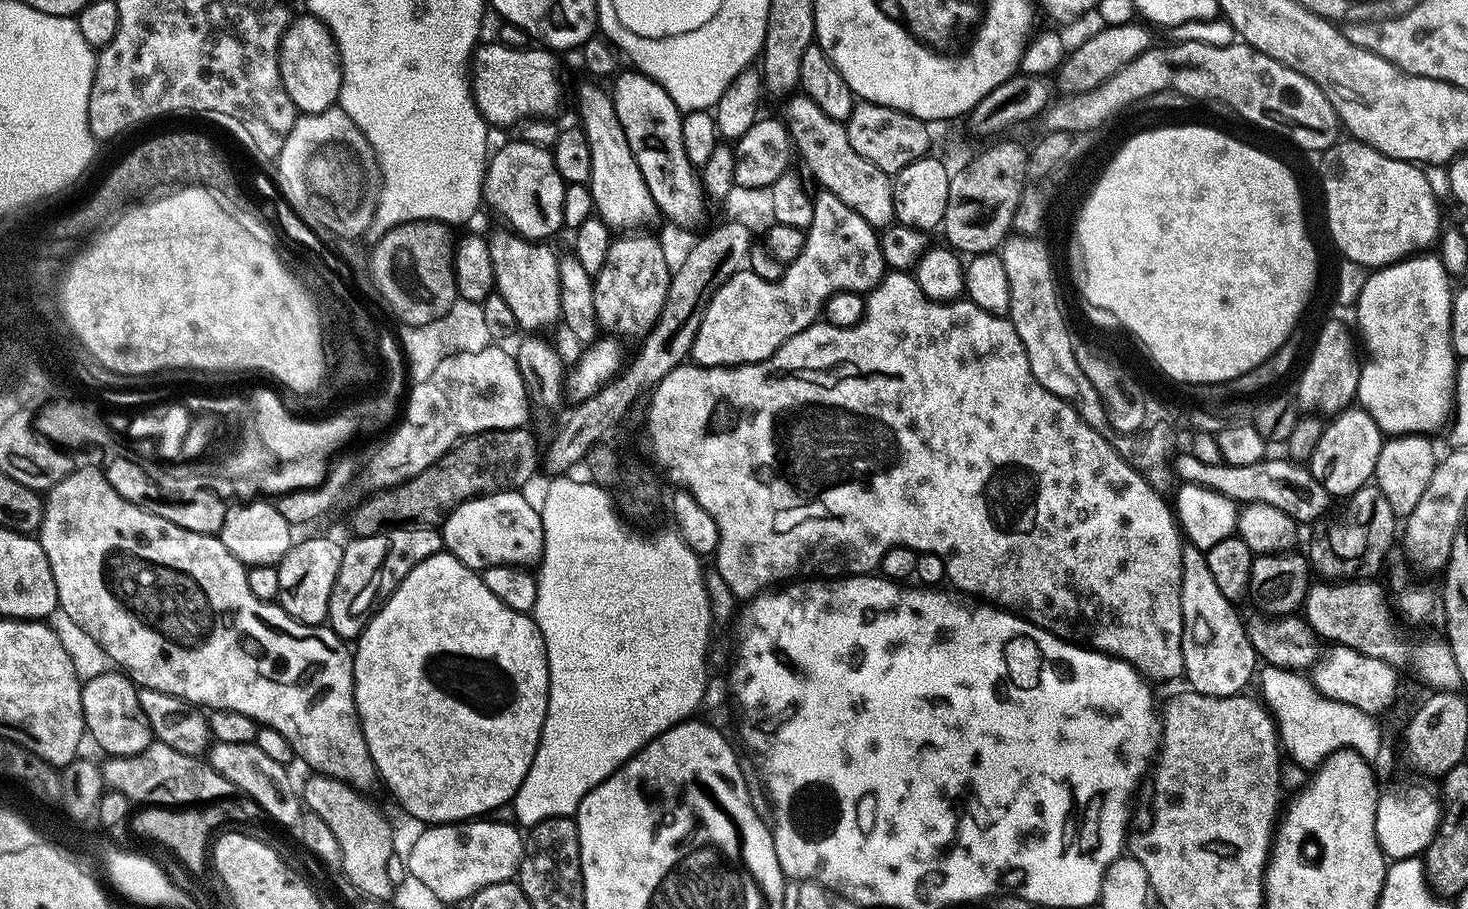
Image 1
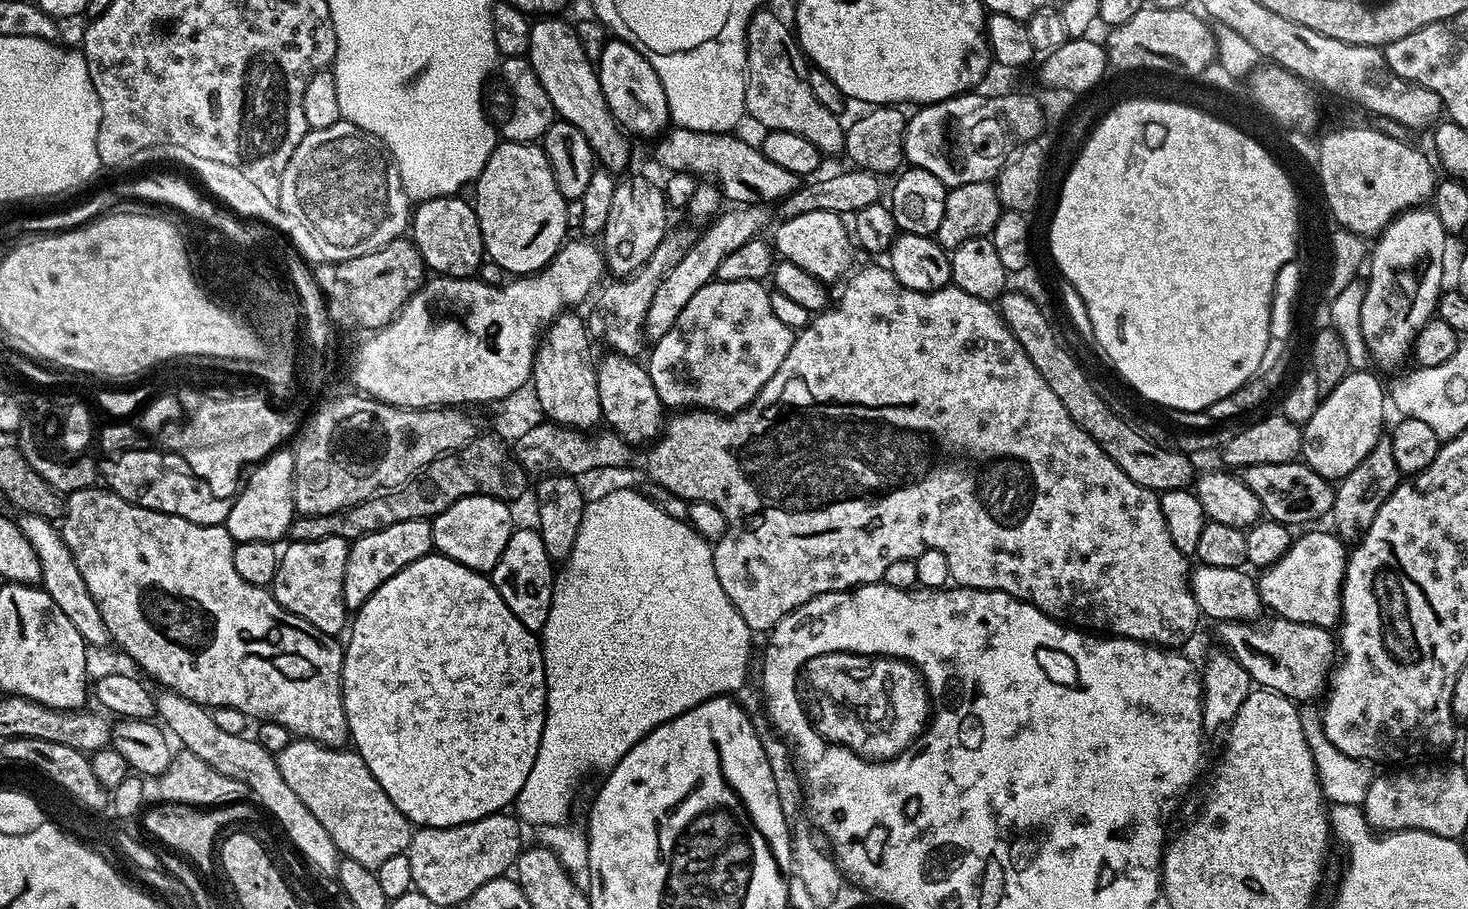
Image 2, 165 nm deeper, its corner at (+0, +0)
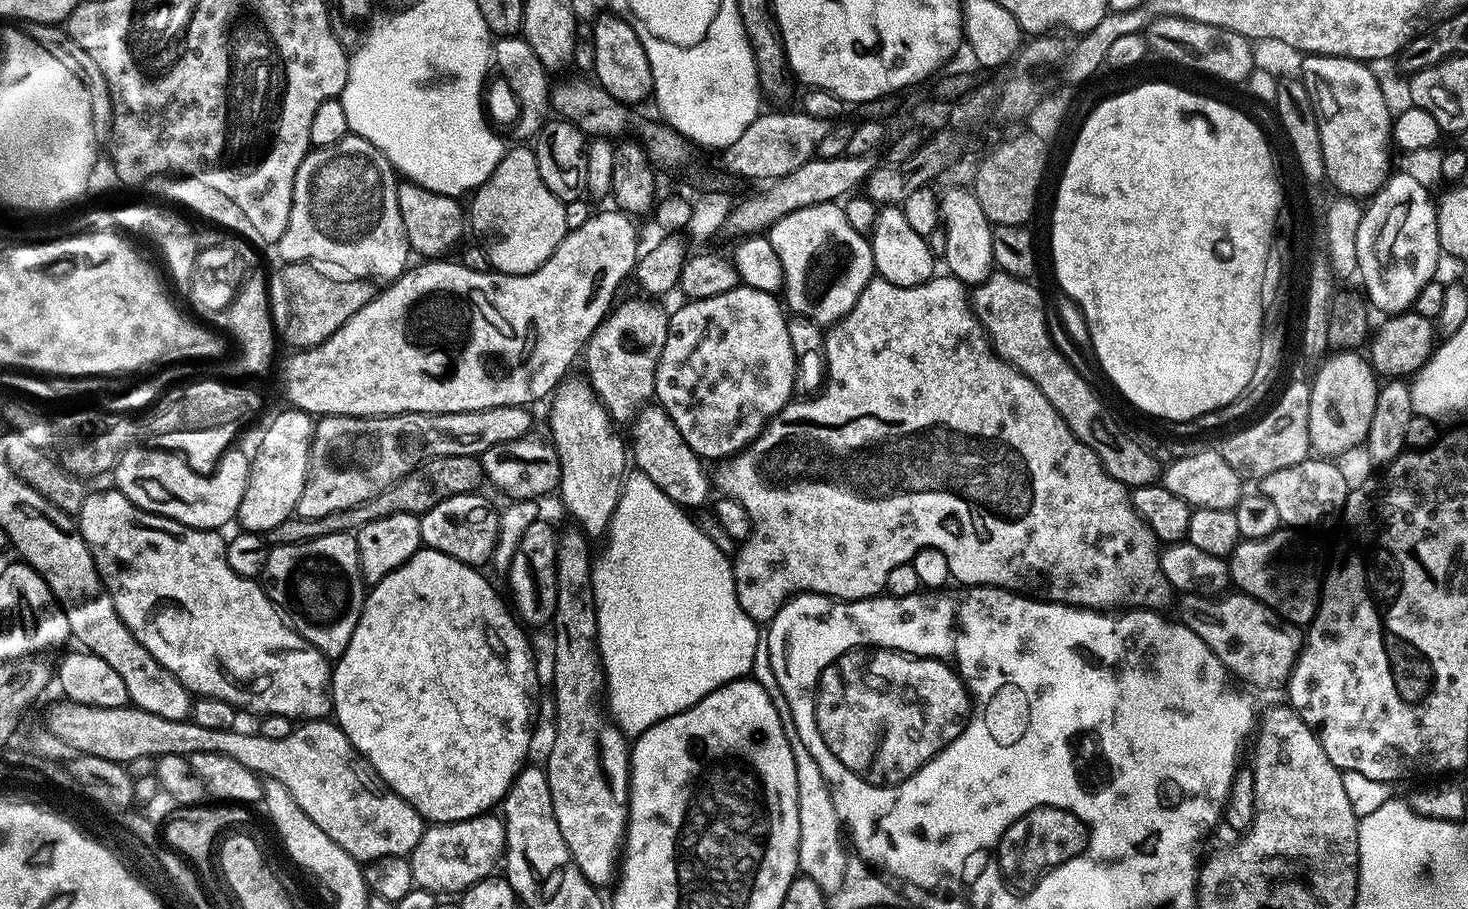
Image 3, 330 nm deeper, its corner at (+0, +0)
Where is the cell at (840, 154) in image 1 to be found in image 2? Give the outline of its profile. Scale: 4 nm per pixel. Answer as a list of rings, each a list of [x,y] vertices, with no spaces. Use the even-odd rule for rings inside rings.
[[[761,10],[755,12],[750,18],[748,23],[748,33],[746,34],[746,46],[748,47],[748,67],[746,69],[746,75],[744,77],[744,110],[749,117],[753,116],[758,123],[761,124],[761,129],[771,130],[777,132],[778,130],[786,130],[787,132],[796,132],[802,138],[806,138],[810,142],[814,142],[814,146],[820,151],[821,154],[828,154],[828,152],[838,152],[838,154],[844,152],[844,134],[846,131],[845,125],[840,125],[841,117],[837,113],[826,110],[826,106],[822,106],[822,102],[818,102],[818,98],[814,98],[814,90],[810,90],[808,85],[808,74],[810,71],[809,65],[806,63],[806,57],[797,41],[796,33],[791,27],[788,28],[784,25],[784,20],[776,12],[768,12],[769,10]]]

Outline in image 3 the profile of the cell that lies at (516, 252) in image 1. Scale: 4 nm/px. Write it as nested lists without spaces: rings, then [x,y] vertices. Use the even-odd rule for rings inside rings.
[[[568,378],[557,387],[551,397],[552,409],[548,412],[548,428],[552,431],[550,443],[558,454],[560,463],[560,487],[558,497],[564,503],[564,508],[576,519],[575,527],[585,537],[603,537],[608,531],[608,523],[612,521],[614,510],[620,501],[620,490],[624,486],[626,469],[630,464],[630,456],[626,451],[626,440],[620,436],[612,436],[614,422],[608,412],[596,399],[596,392],[587,379],[572,380]]]

